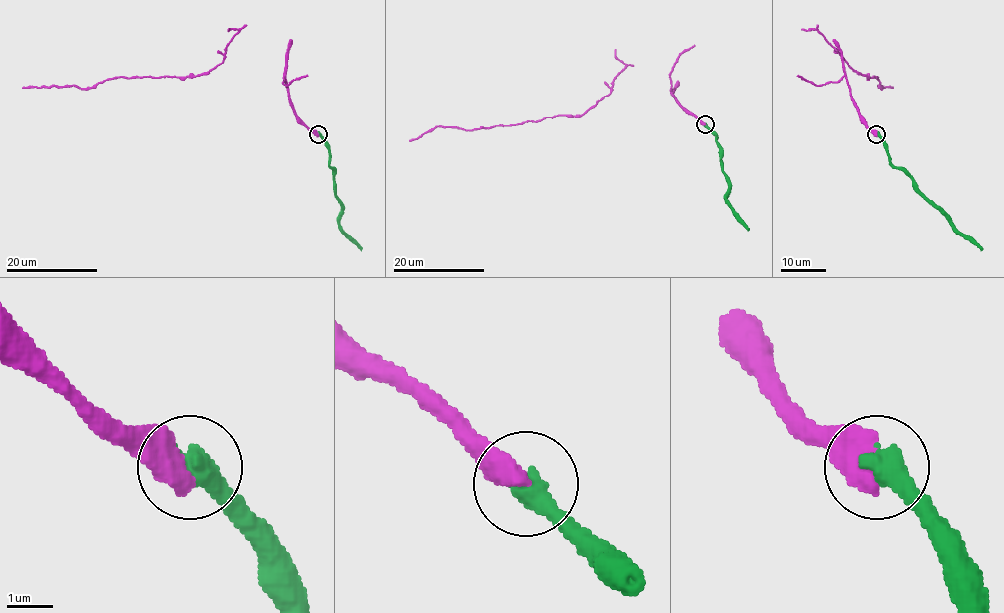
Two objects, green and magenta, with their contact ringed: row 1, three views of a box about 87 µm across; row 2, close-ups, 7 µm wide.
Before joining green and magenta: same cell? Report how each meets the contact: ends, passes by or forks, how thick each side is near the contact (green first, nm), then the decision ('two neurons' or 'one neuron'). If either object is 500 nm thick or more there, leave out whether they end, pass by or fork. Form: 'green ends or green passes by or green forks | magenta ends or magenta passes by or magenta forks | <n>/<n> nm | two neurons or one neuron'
550/550 nm | one neuron

